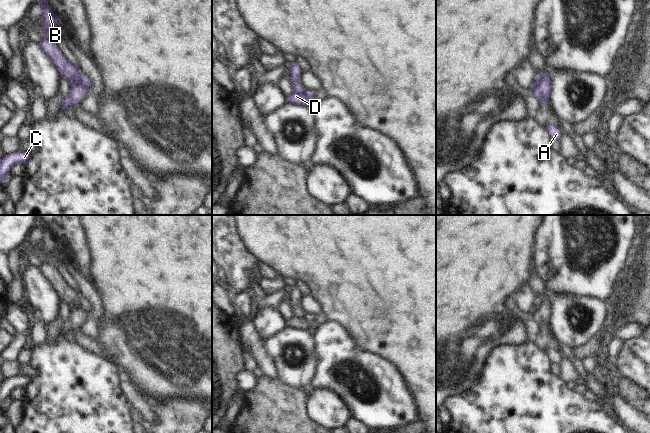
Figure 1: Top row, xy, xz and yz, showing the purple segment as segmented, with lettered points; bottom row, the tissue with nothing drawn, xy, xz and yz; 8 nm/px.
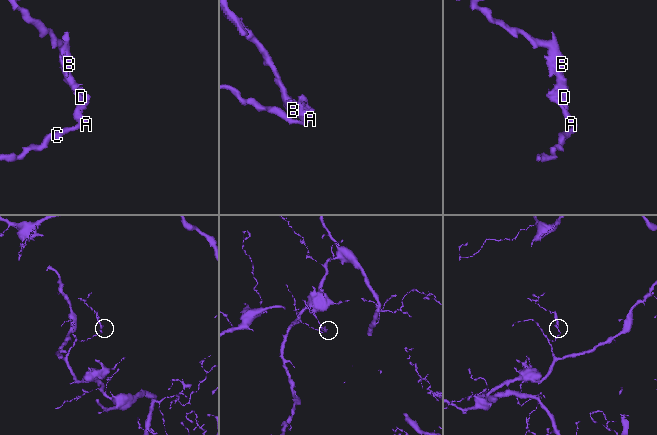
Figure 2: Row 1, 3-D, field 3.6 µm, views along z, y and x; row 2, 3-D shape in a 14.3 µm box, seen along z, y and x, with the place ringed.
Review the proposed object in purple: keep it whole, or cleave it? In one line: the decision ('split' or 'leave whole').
split

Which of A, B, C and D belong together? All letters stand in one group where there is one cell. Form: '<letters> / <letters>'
A C / B D

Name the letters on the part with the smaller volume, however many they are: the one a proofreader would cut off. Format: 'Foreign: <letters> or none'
Foreign: B, D

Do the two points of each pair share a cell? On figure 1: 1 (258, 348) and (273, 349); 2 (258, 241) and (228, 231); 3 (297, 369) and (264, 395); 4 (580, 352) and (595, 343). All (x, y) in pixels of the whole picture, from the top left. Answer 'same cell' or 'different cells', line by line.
1: different cells
2: different cells
3: different cells
4: same cell

